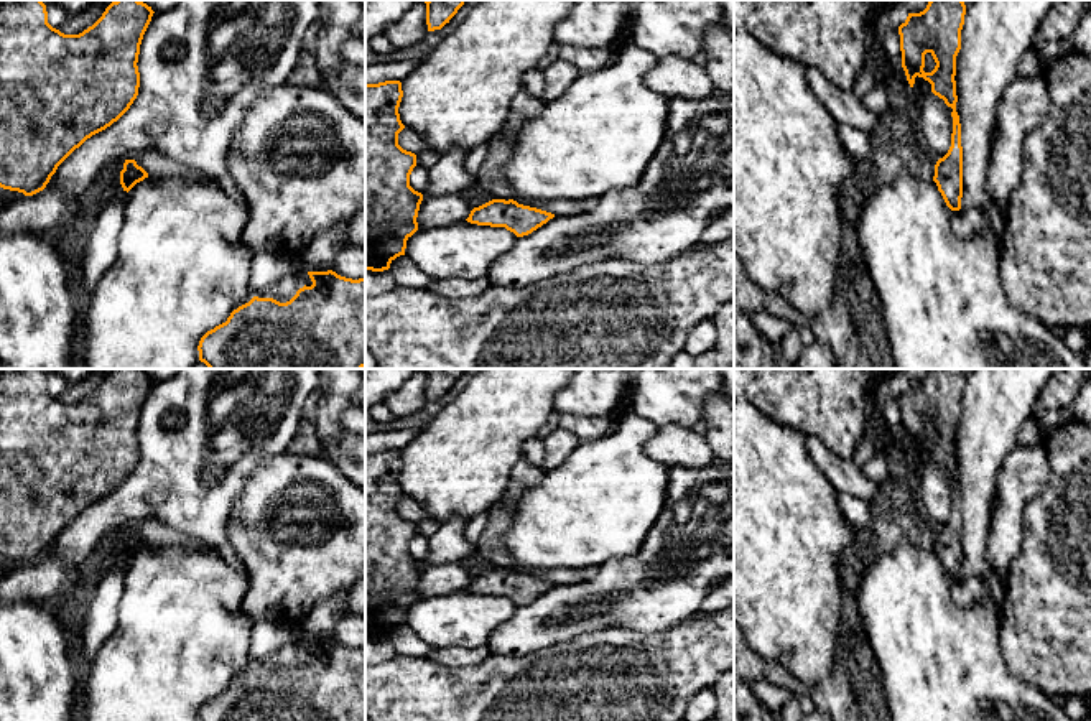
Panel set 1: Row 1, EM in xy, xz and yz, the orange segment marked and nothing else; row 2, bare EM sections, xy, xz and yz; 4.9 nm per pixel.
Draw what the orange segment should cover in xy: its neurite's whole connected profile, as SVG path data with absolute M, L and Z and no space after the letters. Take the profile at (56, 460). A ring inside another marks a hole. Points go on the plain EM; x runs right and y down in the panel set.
M0 369L0 556L33 565L46 556L58 535L87 507L117 491L138 464L138 423L143 403L153 385L151 375L140 369L115 369L102 385L79 403L64 403L48 392L46 374L41 369Z

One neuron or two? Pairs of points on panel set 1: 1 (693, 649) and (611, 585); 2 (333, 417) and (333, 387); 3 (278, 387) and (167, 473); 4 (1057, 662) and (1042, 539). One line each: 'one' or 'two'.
1: two
2: one
3: one
4: one

